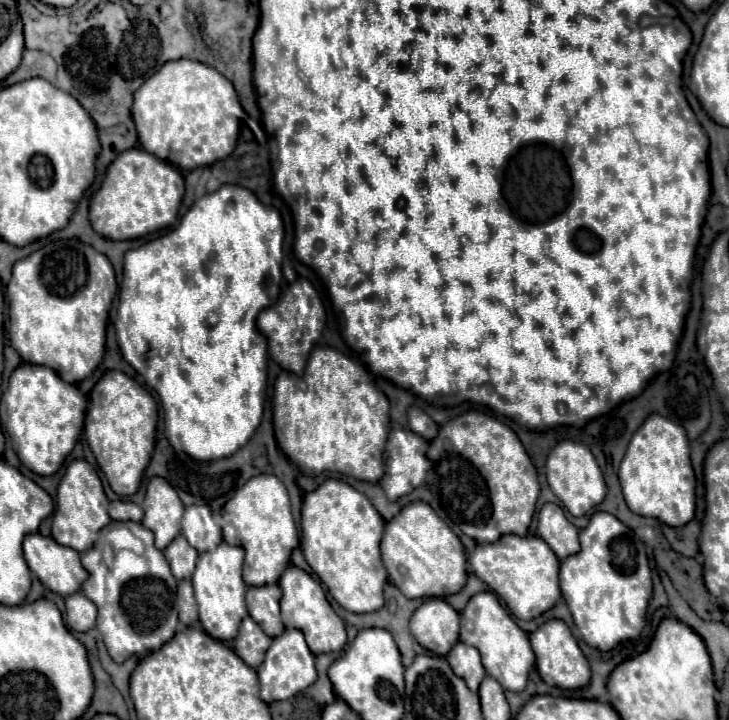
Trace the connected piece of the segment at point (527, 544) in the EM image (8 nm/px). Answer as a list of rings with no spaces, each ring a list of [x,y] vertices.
[[[505,534],[493,544],[477,544],[469,554],[469,568],[497,592],[521,620],[533,620],[555,606],[561,598],[559,590],[559,558],[541,542],[539,536]]]

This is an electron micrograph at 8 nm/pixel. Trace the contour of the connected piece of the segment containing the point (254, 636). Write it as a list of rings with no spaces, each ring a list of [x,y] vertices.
[[[247,616],[241,622],[239,636],[235,638],[235,652],[245,664],[257,668],[263,662],[265,650],[271,646],[271,638]]]

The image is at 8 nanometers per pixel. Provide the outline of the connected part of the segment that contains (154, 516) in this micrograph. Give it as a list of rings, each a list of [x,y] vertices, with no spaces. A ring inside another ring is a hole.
[[[151,478],[141,508],[145,512],[141,524],[155,534],[155,546],[163,550],[181,530],[183,502],[169,482],[163,478]]]

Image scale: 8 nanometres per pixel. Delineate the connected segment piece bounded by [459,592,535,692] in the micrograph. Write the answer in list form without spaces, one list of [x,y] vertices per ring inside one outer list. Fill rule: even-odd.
[[[493,592],[475,594],[461,612],[461,642],[475,646],[481,652],[483,666],[489,676],[493,676],[505,690],[521,692],[527,684],[531,666],[535,664],[533,650],[529,646],[529,636],[523,632],[501,606]]]

